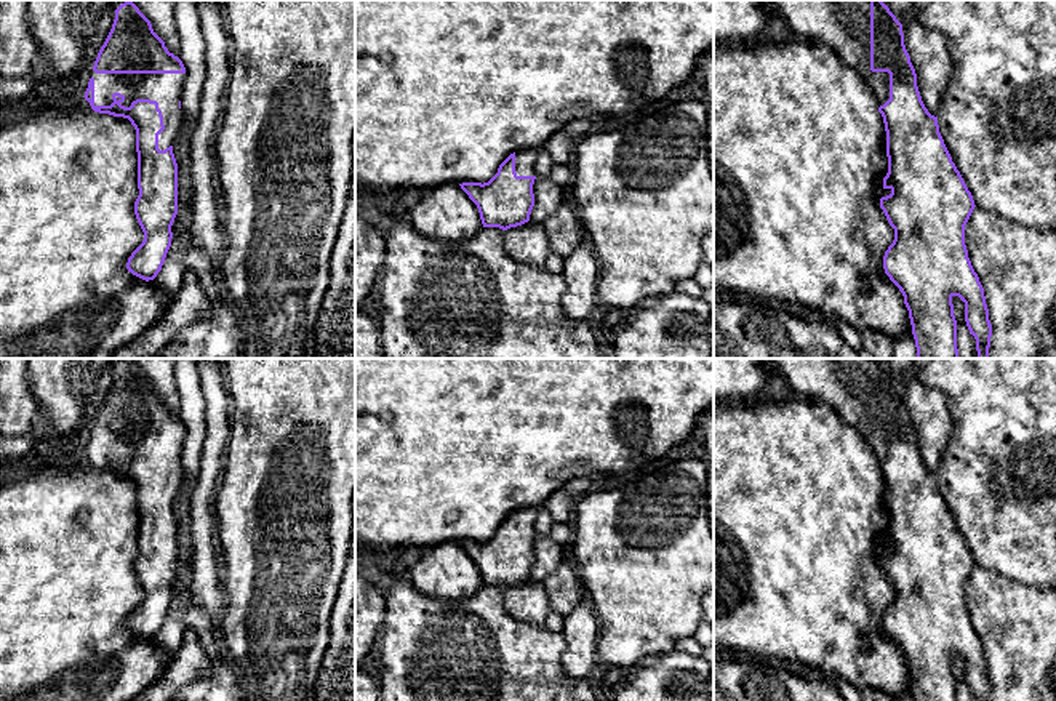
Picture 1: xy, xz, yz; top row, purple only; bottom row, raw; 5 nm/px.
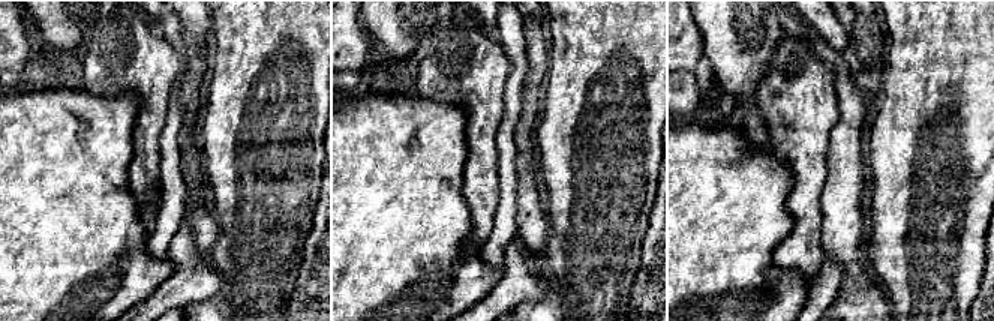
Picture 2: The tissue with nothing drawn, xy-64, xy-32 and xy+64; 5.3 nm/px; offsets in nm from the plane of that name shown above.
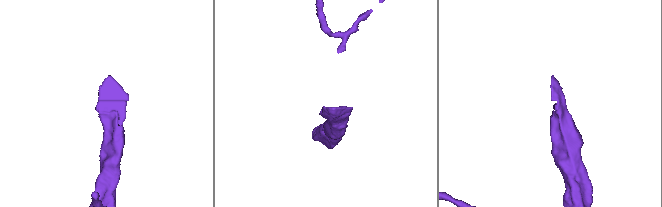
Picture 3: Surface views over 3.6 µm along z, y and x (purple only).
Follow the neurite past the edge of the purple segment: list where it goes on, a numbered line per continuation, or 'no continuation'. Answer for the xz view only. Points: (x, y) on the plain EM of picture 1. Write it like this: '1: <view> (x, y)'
1: xz (525, 517)

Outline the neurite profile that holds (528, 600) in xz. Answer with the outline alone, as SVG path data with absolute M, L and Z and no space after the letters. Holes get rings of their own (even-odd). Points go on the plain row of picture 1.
M530 579L504 589L504 607L509 615L530 624L544 624L552 611L544 584Z

